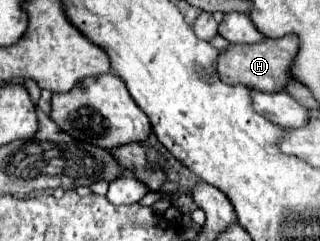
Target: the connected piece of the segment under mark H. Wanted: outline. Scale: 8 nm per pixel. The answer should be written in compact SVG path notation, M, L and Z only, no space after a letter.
M286 35L282 39L262 39L260 43L254 45L228 45L228 49L224 49L218 55L214 67L224 83L240 83L252 89L264 89L266 93L284 91L284 85L290 81L288 67L296 57L296 51L298 51L296 35Z

